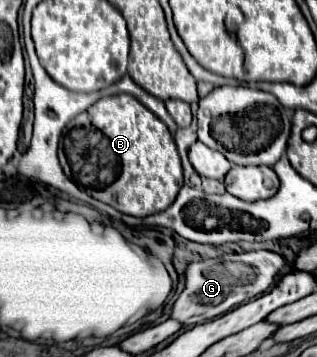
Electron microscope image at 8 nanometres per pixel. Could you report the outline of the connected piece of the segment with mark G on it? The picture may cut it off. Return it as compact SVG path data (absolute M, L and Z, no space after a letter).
M256 250L256 252L244 252L244 254L224 254L212 260L198 260L190 262L186 266L186 284L180 296L176 298L170 318L178 320L184 326L202 324L208 320L214 320L232 308L264 294L272 282L278 270L284 266L284 258L268 252L268 250Z

